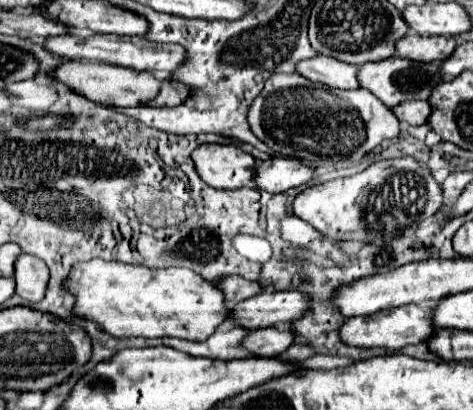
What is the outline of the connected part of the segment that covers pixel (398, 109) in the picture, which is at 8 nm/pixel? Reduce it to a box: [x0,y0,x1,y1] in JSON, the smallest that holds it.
[392,101,432,125]

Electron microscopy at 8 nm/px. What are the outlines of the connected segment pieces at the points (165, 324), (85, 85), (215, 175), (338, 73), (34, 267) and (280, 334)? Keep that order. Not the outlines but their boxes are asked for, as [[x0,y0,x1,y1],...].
[[68,259,230,341],[52,61,188,107],[192,145,256,189],[298,55,360,89],[14,255,50,303],[244,327,296,357]]

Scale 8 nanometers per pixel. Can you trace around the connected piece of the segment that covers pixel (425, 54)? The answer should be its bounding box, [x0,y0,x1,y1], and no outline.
[396,33,456,63]

